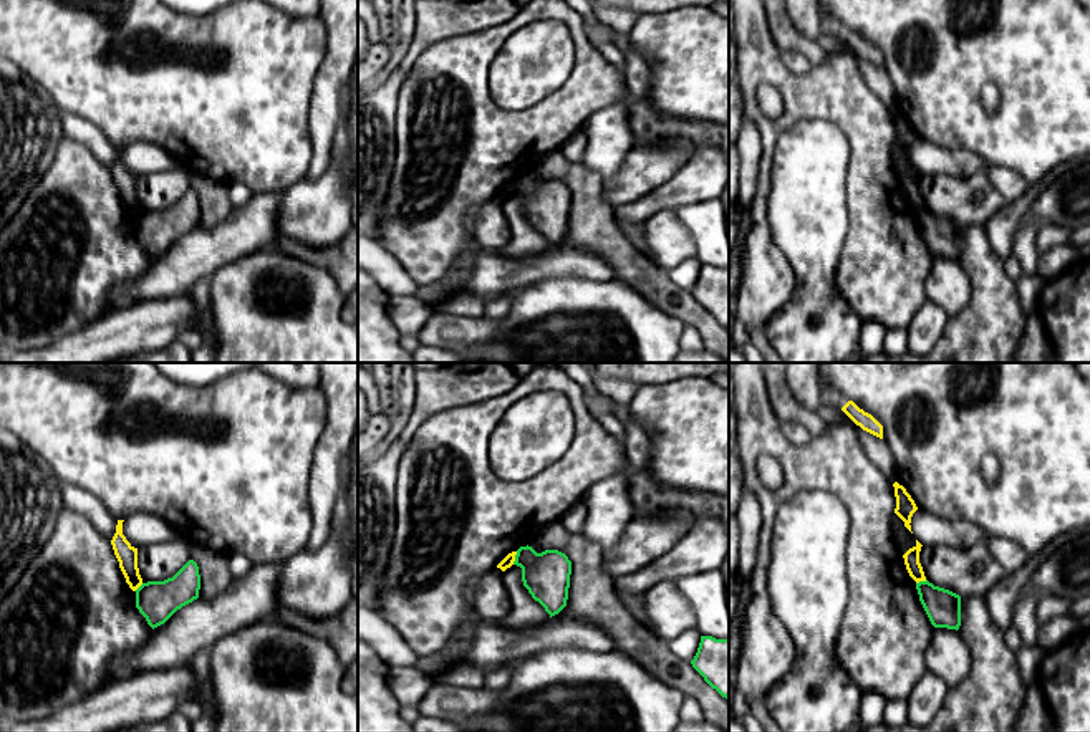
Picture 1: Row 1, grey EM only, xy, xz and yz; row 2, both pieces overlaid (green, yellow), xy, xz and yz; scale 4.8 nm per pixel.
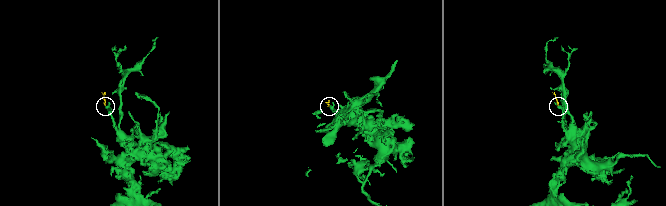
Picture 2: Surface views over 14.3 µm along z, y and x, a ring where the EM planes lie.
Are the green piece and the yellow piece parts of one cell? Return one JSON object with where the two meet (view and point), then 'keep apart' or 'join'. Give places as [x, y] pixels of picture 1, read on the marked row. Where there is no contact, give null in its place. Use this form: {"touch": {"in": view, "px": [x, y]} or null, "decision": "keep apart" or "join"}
{"touch": {"in": "xz", "px": [516, 558]}, "decision": "keep apart"}

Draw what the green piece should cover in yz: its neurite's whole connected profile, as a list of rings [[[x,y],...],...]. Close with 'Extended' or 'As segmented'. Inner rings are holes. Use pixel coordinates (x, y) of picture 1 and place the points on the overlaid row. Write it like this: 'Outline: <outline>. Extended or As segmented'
Outline: [[[916,583],[919,601],[934,628],[959,629],[961,626],[961,596],[934,586],[933,583]]]. As segmented

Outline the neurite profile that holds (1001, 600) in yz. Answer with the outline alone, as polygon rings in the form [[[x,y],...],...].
[[[1040,553],[1030,555],[1020,568],[1004,573],[984,596],[987,611],[1001,631],[1012,626],[1014,608],[1029,590],[1030,578],[1042,563],[1044,558]]]

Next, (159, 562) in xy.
[[[177,537],[159,545],[137,548],[142,583],[172,578],[189,560],[191,543]]]

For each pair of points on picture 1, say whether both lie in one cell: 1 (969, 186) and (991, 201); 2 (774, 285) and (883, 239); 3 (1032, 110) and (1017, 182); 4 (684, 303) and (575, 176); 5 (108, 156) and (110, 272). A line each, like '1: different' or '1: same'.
1: same
2: same
3: different
4: same
5: different

